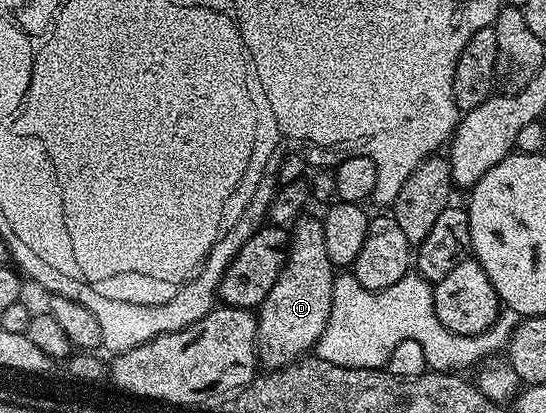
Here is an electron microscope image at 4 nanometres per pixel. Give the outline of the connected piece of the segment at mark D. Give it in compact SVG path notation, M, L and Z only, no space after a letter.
M303 213L295 219L289 231L287 263L281 277L265 301L257 308L257 351L271 369L294 363L327 332L331 302L335 296L336 268L331 266L329 252L325 249L325 229L322 218L310 219Z

